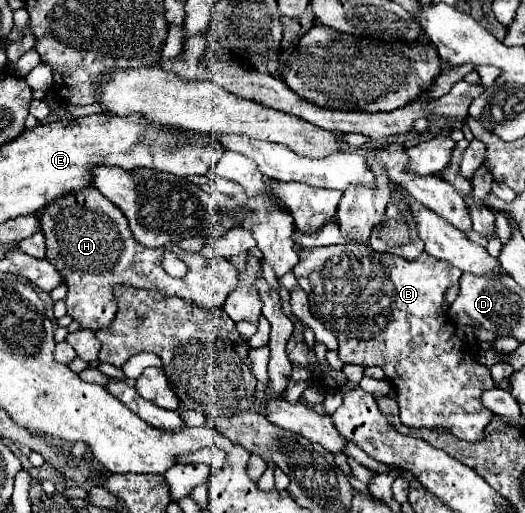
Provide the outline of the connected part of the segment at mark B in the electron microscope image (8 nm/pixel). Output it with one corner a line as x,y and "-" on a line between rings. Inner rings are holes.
329,245
329,247
311,247
311,249
301,249
299,251
299,263
293,269
299,285
307,291
309,295
309,305
311,305
311,315
315,315
315,319
319,319
339,341
339,359
343,363
357,363
363,367
371,367
371,365
379,365
387,379
391,379
391,387
397,393
397,403
401,407
401,423
407,427
445,427
449,429
455,437
459,439
467,439
471,443
475,443
475,439
483,439
483,429
485,425
493,419
493,413
489,409
483,407
481,403
481,393
483,389
493,389
493,381
489,377
489,369
483,367
481,363
477,363
469,351
467,351
467,343
459,337
455,337
455,325
451,319
445,317
445,313
441,313
441,303
445,299
445,291
451,285
459,283
461,271
455,271
455,267
451,267
449,263
443,263
439,259
431,259
431,255
421,253
415,261
405,261
403,257
397,255
389,255
389,253
377,253
373,249
369,249
367,245

